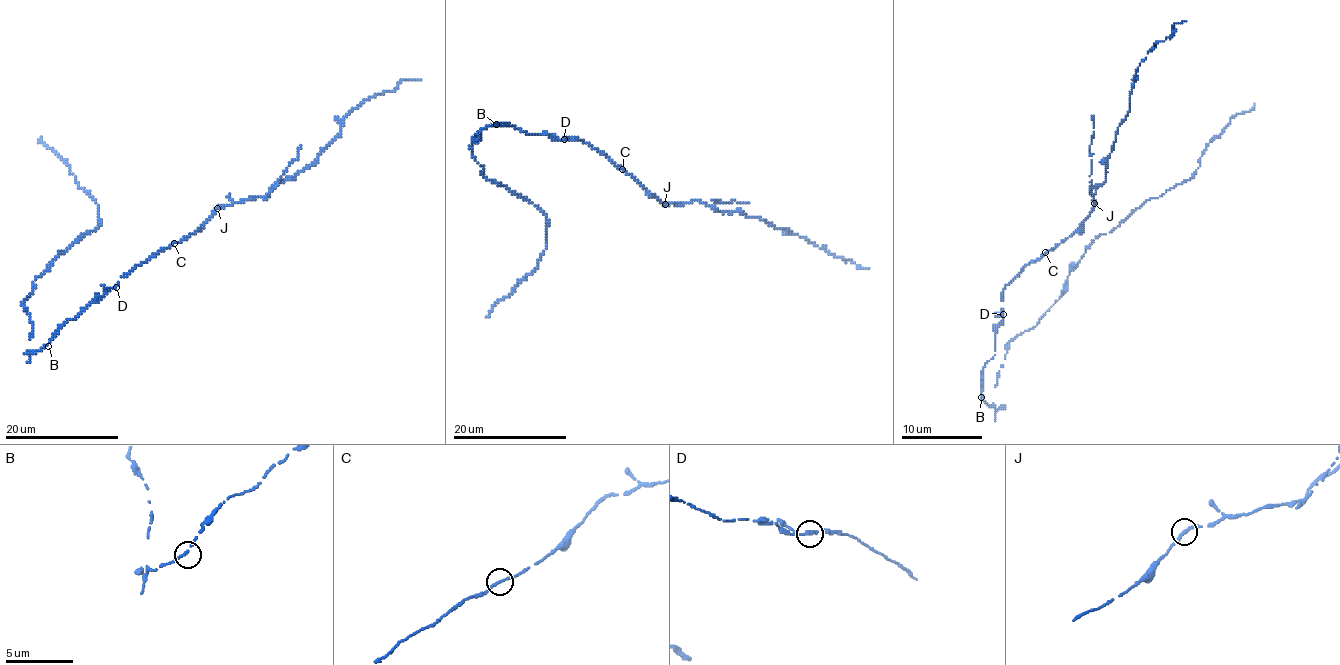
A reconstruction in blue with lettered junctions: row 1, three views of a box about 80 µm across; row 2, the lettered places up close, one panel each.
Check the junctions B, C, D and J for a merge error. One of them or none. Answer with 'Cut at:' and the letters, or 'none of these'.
Cut at: none of these

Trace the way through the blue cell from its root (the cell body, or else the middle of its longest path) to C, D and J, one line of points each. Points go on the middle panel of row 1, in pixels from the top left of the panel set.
C: (543, 134), (554, 139), (577, 138), (584, 141), (622, 169)
D: (543, 134), (554, 139), (564, 139)
J: (543, 134), (554, 139), (577, 138), (584, 141), (665, 203)

